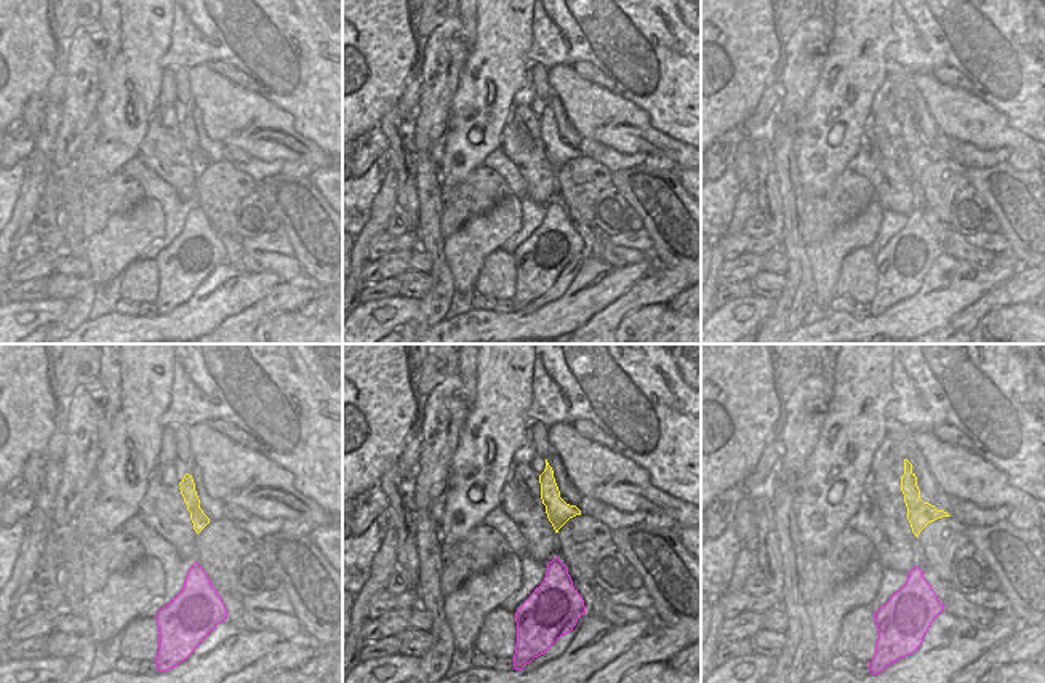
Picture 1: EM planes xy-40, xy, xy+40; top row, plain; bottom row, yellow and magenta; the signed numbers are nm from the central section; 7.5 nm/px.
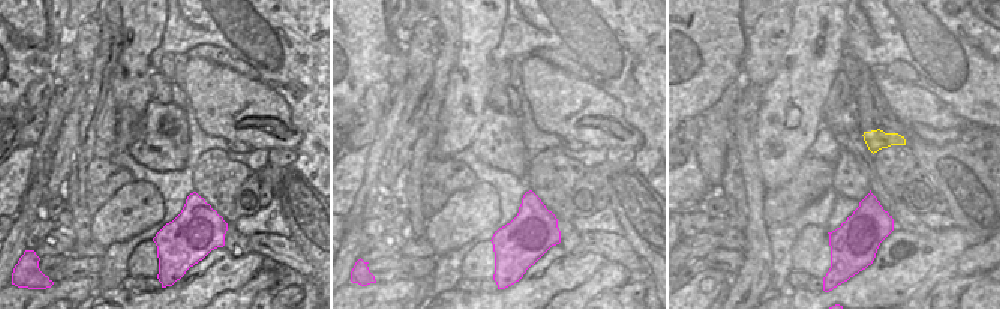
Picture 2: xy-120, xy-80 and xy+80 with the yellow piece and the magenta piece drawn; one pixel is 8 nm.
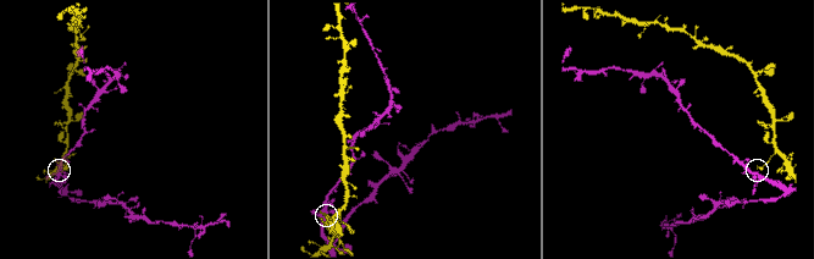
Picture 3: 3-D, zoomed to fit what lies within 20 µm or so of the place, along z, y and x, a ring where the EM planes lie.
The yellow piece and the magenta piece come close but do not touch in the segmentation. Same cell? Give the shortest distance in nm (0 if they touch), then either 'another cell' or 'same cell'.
gap 190 nm; same cell

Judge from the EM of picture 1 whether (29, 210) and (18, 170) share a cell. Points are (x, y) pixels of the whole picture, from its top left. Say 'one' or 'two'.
two

